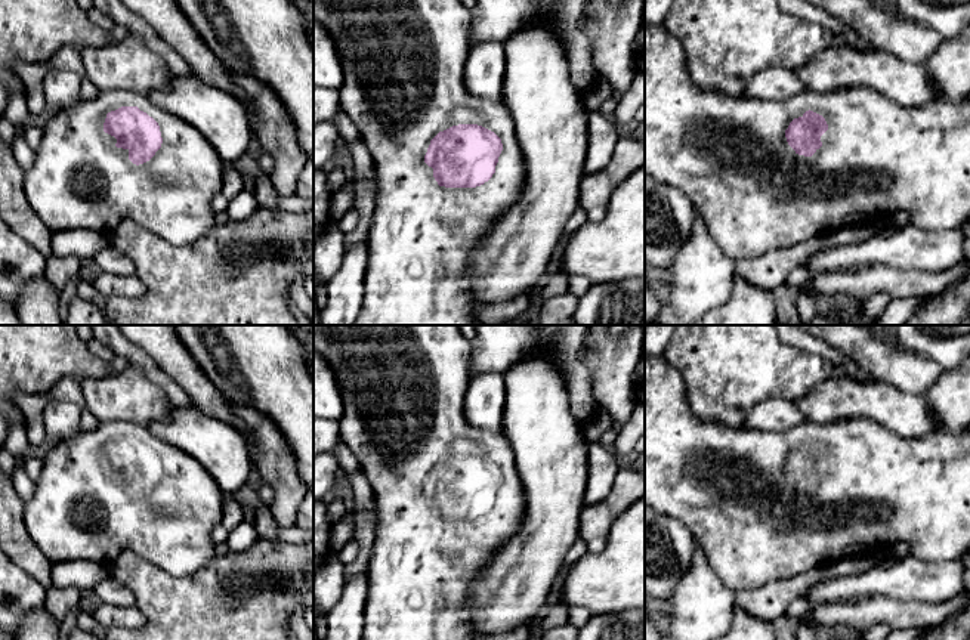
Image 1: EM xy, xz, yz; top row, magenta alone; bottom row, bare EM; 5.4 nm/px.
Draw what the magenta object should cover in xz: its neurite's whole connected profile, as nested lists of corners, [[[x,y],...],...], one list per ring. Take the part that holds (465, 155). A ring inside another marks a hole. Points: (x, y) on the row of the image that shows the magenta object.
[[[313,0],[313,21],[318,21],[324,25],[340,56],[342,72],[343,72],[343,84],[339,89],[340,111],[345,112],[356,126],[361,140],[370,151],[374,161],[374,182],[377,185],[377,204],[376,204],[370,234],[367,238],[368,263],[367,263],[367,272],[364,279],[364,302],[353,325],[481,325],[475,318],[475,310],[481,306],[481,303],[476,300],[473,290],[470,287],[470,282],[467,279],[470,256],[473,250],[478,247],[478,244],[484,239],[489,228],[494,225],[494,222],[519,198],[520,191],[525,185],[525,163],[516,140],[513,118],[510,115],[510,111],[504,105],[504,102],[501,99],[479,99],[473,96],[464,86],[464,78],[463,78],[464,65],[472,47],[470,9],[467,9],[461,3],[461,0]]]

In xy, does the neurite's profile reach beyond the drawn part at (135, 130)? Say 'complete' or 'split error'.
split error

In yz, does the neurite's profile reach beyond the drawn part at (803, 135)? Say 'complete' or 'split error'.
split error

